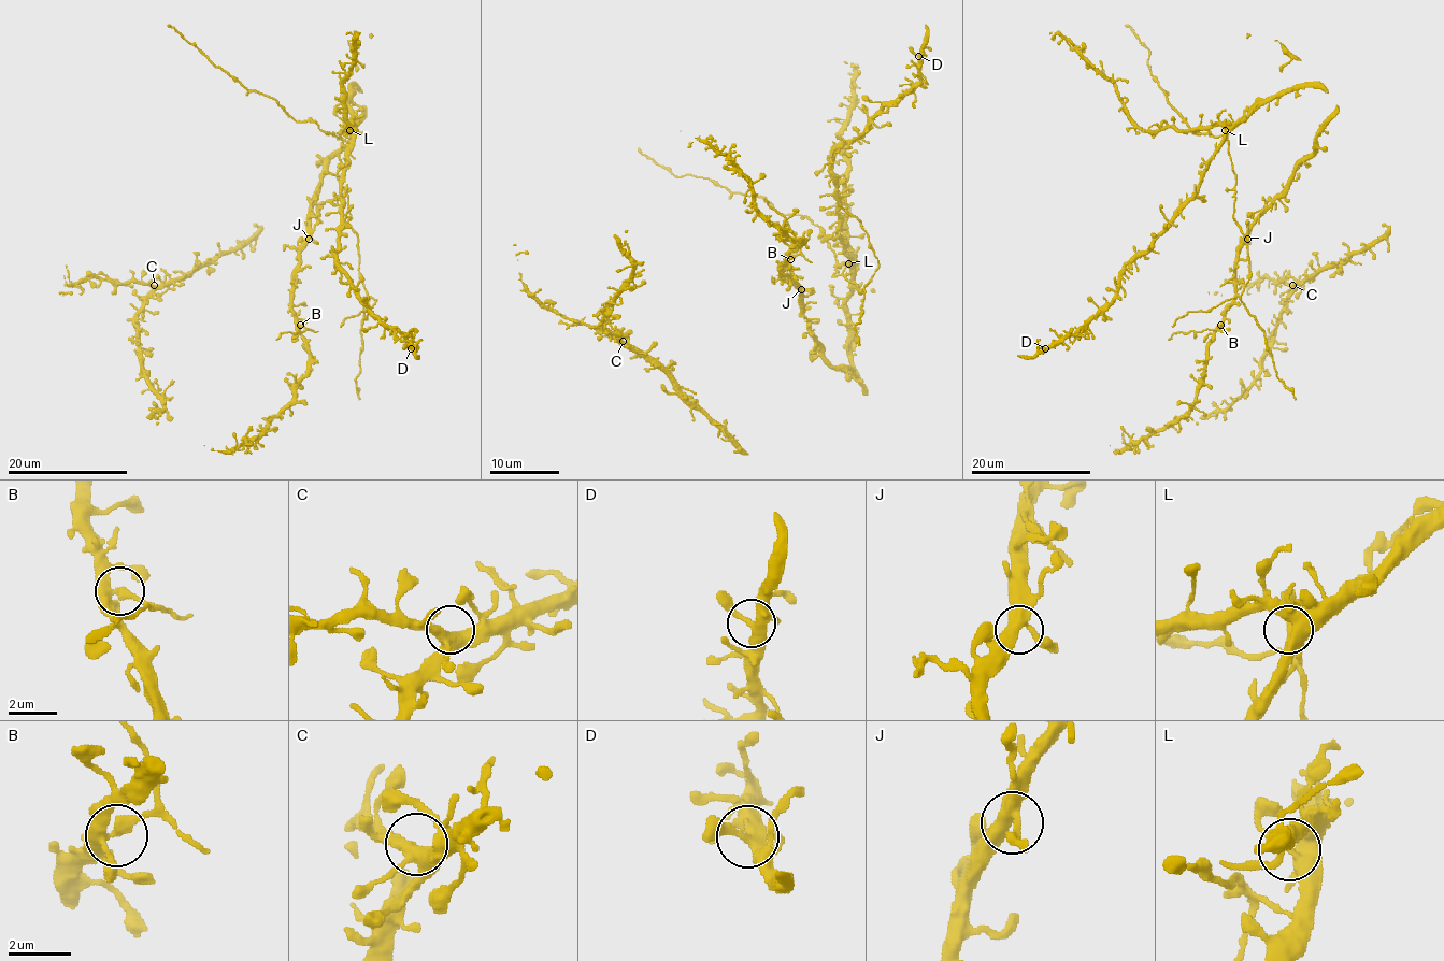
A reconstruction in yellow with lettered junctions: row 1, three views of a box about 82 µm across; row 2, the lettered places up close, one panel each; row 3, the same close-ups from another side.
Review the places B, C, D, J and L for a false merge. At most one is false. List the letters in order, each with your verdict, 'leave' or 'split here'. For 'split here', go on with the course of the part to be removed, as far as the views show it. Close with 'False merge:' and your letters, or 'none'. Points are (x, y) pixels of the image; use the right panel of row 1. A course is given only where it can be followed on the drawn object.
B: split here; foreign part runs (1220, 326), (1202, 331), (1176, 331), (1168, 339)
C: leave
D: leave
J: leave
L: leave
False merge: B

